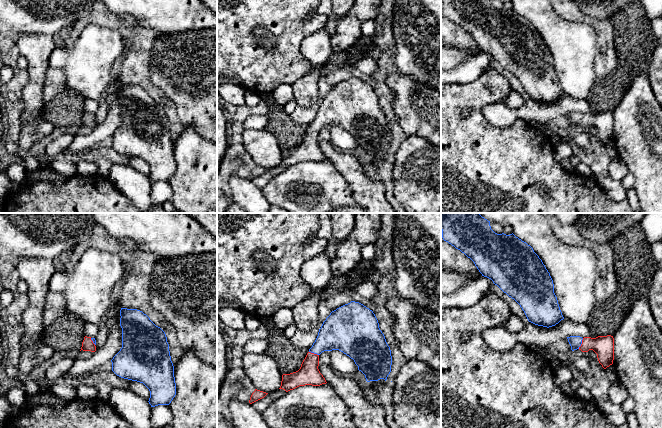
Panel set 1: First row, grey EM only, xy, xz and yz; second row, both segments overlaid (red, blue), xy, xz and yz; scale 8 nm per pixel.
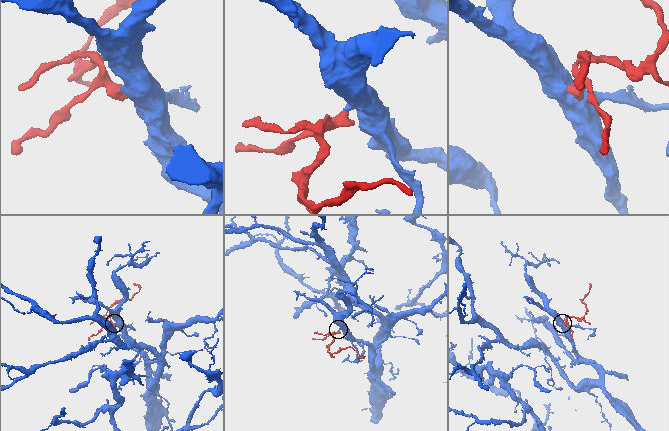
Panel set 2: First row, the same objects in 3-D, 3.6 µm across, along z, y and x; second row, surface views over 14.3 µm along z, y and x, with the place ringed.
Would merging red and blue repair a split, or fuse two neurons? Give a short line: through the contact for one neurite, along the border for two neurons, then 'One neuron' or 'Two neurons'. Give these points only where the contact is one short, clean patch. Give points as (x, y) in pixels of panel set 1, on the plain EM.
Line: yz (603, 122), (582, 119), (575, 118). One neuron

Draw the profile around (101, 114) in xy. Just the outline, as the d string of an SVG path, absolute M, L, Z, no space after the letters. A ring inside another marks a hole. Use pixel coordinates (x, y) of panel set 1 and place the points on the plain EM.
M105 100L99 103L99 108L95 113L96 126L101 125L106 120L108 107L109 107L109 104Z

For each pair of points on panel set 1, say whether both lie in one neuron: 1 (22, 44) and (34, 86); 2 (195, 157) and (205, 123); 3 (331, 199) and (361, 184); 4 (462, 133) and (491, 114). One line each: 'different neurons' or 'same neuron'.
1: same neuron
2: different neurons
3: different neurons
4: different neurons

